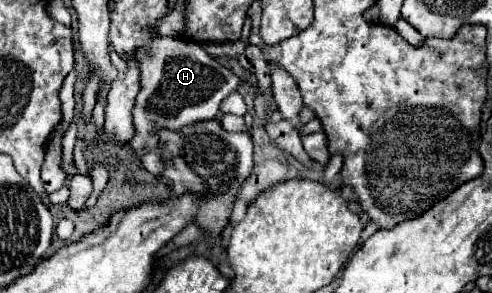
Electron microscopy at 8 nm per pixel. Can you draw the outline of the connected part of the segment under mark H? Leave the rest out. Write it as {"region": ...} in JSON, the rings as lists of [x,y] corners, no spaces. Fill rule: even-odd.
{"region":[[[152,37],[148,45],[136,49],[136,59],[142,79],[132,111],[132,123],[136,131],[128,145],[132,151],[138,151],[138,155],[144,149],[158,149],[162,145],[162,127],[180,131],[186,125],[216,119],[222,99],[236,93],[244,83],[232,69],[220,65],[200,45],[190,45],[178,37]]]}

